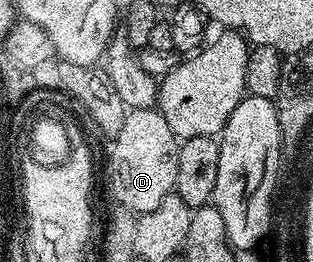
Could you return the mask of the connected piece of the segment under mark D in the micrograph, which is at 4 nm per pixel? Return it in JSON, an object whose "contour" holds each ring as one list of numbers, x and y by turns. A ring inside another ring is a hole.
{"contour":[[159,108,130,109,125,112,122,119,122,131,118,131,116,137,111,138,112,150,108,153,108,181,112,184,112,193,117,197,123,208,137,215,146,211,154,211,162,199,166,199,176,188,176,176,178,175,178,151,180,141,170,131,170,123,166,123]]}

